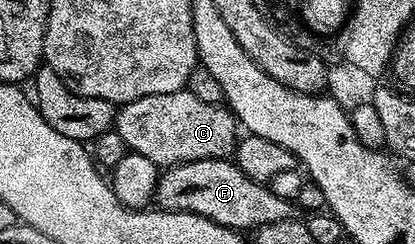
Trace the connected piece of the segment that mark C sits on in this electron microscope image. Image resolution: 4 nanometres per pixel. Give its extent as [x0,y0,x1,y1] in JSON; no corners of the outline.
[114,91,238,170]

